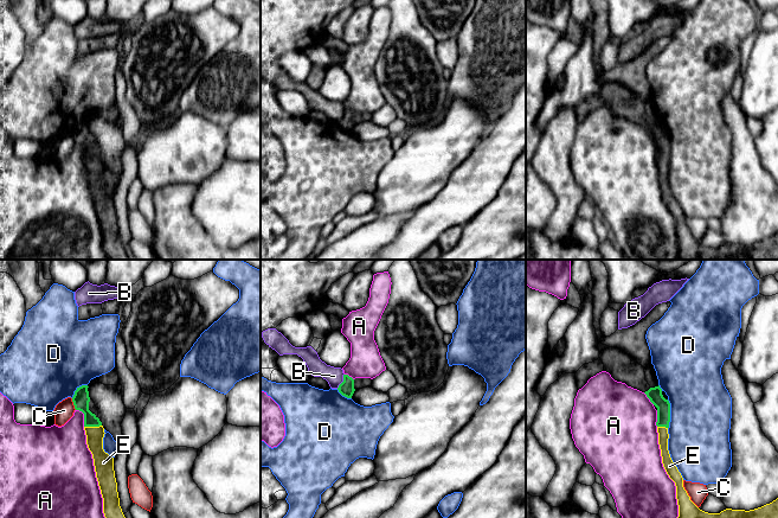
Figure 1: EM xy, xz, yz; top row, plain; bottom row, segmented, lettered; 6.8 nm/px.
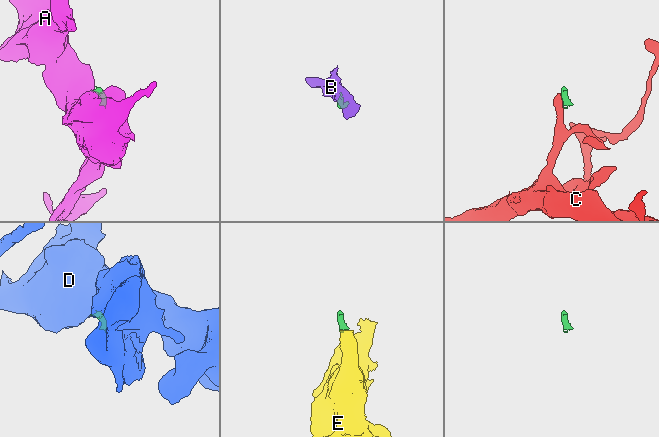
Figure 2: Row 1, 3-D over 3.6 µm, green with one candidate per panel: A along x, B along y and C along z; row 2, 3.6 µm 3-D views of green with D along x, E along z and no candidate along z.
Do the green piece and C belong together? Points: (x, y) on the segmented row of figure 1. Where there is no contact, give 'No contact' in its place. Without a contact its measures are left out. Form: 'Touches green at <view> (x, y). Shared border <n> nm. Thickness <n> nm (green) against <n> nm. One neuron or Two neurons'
Touches green at xy (74, 404). Shared border 90 nm. Thickness 120 nm (green) against 130 nm. Two neurons

